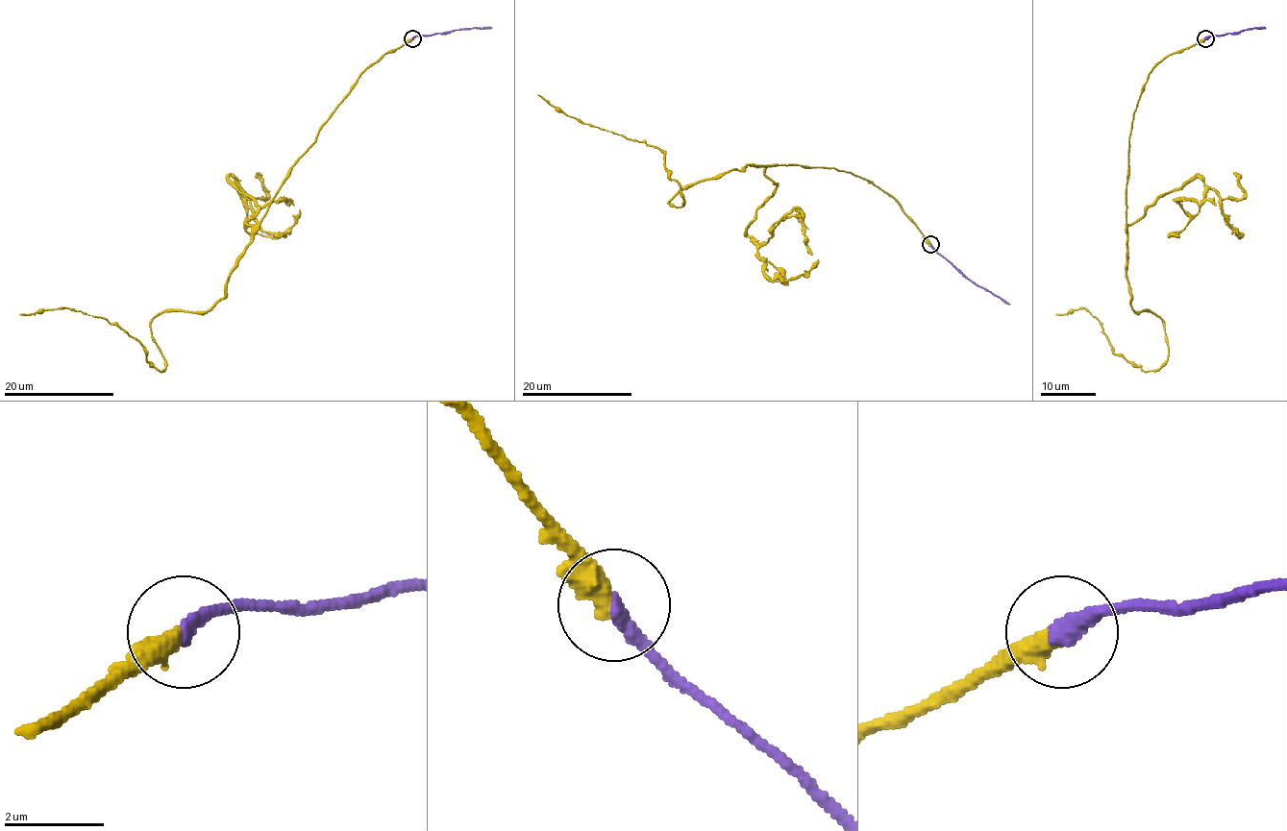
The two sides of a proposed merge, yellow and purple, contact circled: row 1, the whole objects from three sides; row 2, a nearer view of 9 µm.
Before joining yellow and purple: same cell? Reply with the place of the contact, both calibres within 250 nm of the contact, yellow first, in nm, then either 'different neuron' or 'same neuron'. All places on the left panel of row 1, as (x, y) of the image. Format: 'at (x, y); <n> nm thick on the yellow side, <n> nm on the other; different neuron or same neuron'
at (412, 38); 480 nm thick on the yellow side, 340 nm on the other; same neuron

